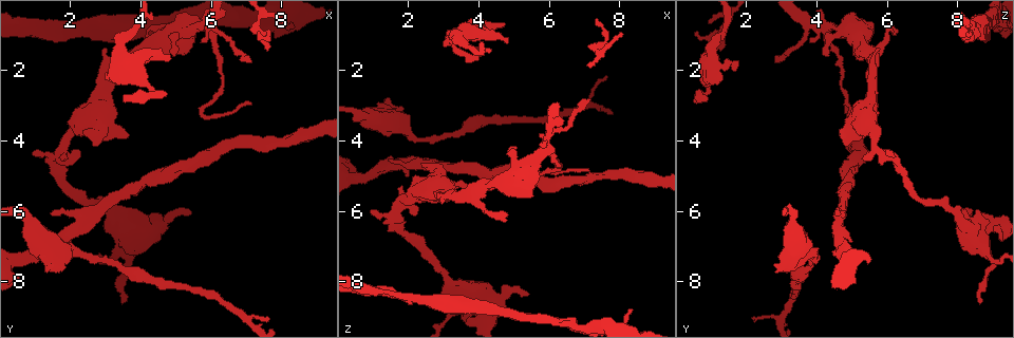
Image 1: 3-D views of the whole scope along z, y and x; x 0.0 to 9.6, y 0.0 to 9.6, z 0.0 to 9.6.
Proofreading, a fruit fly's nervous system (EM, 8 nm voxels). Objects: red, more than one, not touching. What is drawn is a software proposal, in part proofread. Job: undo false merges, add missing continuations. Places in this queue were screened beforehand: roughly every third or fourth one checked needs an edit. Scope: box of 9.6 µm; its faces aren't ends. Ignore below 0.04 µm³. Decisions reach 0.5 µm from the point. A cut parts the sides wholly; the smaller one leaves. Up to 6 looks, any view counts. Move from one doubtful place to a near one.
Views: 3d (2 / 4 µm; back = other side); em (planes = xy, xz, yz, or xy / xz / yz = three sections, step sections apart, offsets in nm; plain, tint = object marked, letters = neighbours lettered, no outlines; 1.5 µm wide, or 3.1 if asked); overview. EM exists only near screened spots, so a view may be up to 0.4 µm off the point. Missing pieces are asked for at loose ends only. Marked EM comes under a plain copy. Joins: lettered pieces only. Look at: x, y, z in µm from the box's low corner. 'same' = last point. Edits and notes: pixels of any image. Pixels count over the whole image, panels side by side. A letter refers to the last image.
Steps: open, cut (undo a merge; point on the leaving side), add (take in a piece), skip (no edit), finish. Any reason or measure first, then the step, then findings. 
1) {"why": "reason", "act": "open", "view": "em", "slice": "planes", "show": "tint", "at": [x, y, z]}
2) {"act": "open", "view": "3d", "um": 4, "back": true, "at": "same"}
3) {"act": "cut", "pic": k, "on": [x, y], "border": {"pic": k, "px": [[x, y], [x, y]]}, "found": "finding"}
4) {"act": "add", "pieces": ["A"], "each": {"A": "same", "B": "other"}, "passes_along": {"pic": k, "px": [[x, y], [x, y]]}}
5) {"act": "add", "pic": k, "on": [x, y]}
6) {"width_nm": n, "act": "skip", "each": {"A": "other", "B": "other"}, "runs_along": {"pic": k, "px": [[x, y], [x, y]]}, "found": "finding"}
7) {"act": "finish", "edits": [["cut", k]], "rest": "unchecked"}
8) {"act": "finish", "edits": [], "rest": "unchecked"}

{"why": "arms run side by side", "act": "open", "view": "em", "slice": "planes", "show": "tint", "at": [1.10, 0.85, 8.25]}

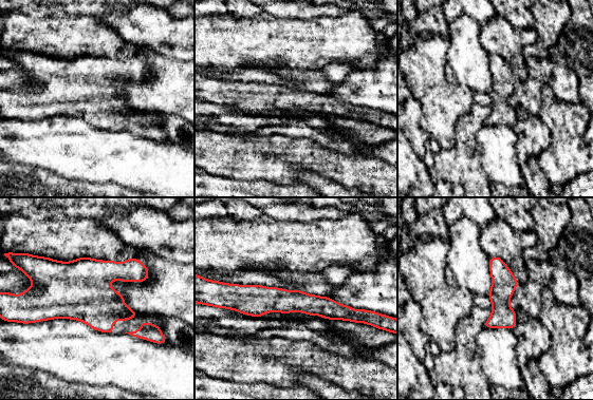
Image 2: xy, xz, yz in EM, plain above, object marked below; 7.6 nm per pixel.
{"act": "open", "view": "em", "slice": "planes", "show": "letters", "at": "same"}

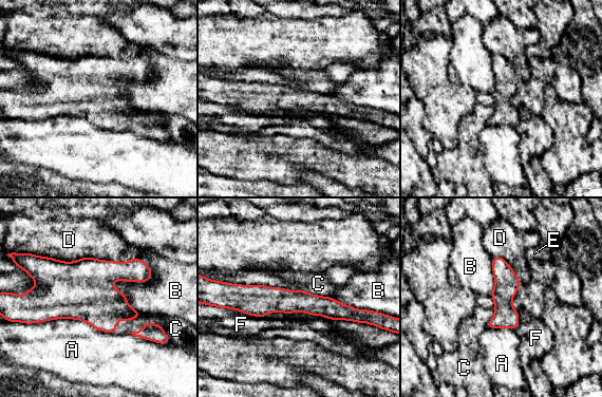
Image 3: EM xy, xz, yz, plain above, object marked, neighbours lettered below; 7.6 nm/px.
{"width_nm": 190, "act": "skip", "each": {"A": "other", "B": "other", "C": "other", "D": "other", "E": "other", "F": "other"}, "runs_along": {"pic": 3, "px": [[237, 291], [254, 300], [360, 312]]}, "found": "all the same neuron"}

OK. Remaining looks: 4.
{"why": "calibre changes", "act": "open", "view": "3d", "um": 4, "at": [3.15, 6.05, 8.00]}

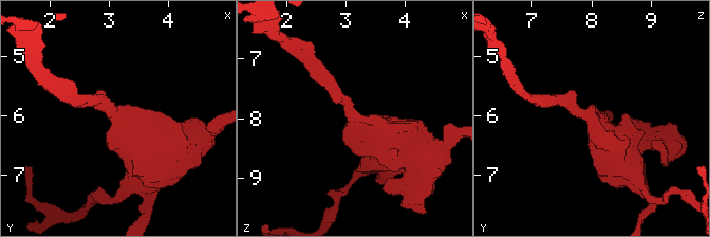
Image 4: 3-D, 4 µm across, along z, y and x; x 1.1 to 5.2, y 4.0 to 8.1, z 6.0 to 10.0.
{"arm_widths_nm": [200, 700], "act": "open", "view": "em", "slice": "xy", "step": 4, "show": "tint", "at": [3.15, 6.05, 8.00]}

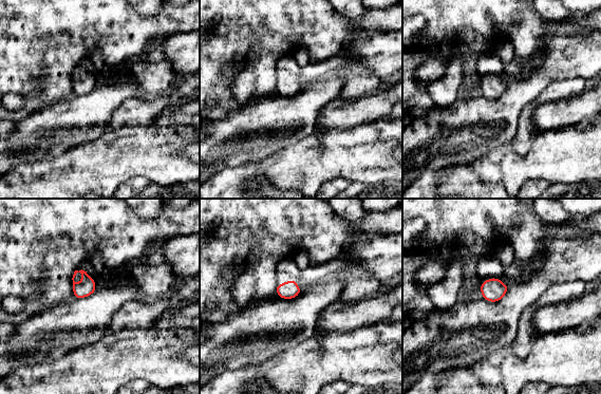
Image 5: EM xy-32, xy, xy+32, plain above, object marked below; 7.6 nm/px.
{"why": "another direction", "act": "open", "view": "em", "slice": "planes", "show": "letters", "at": "same"}

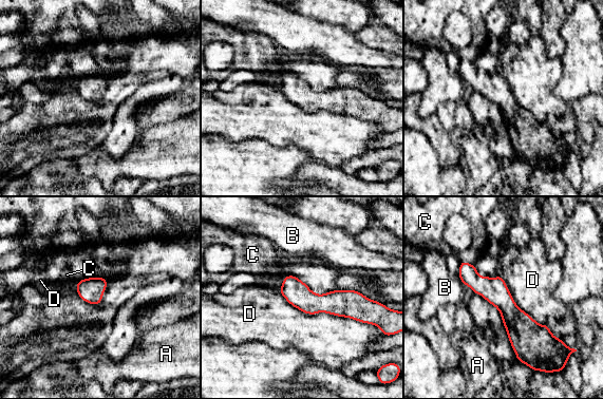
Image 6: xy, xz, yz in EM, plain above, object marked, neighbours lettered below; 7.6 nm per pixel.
{"act": "skip", "each": {"A": "other", "B": "other", "C": "other", "D": "other"}, "runs_along": {"pic": 6, "px": [[463, 264], [521, 327], [521, 358]]}, "found": "continuous, no second neuron"}

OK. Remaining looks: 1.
{"act": "finish", "edits": [], "rest": "unchecked"}

